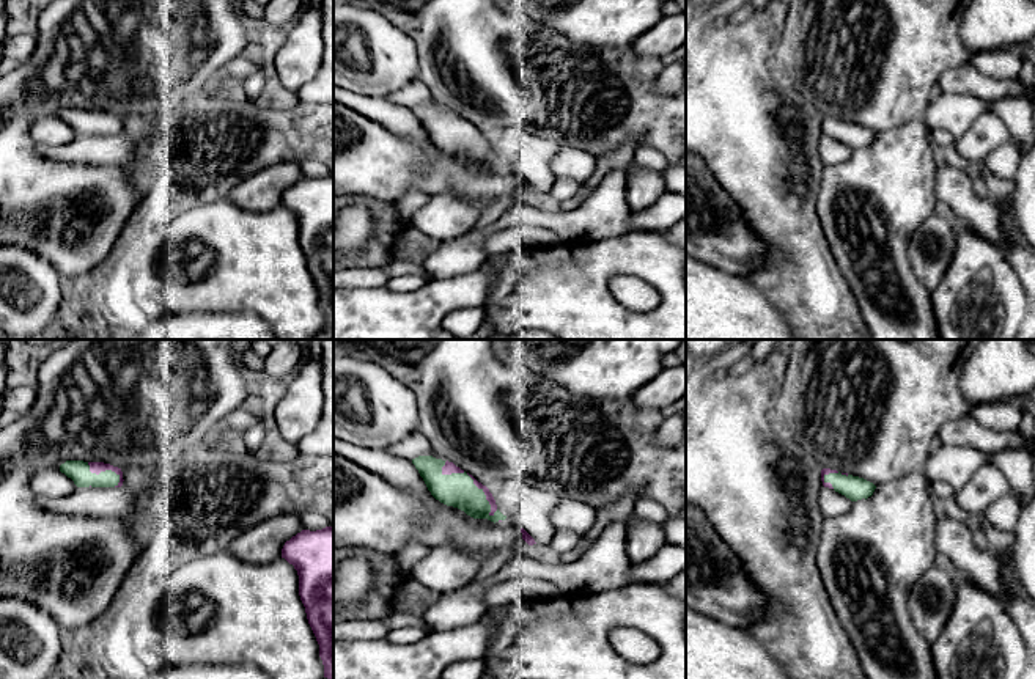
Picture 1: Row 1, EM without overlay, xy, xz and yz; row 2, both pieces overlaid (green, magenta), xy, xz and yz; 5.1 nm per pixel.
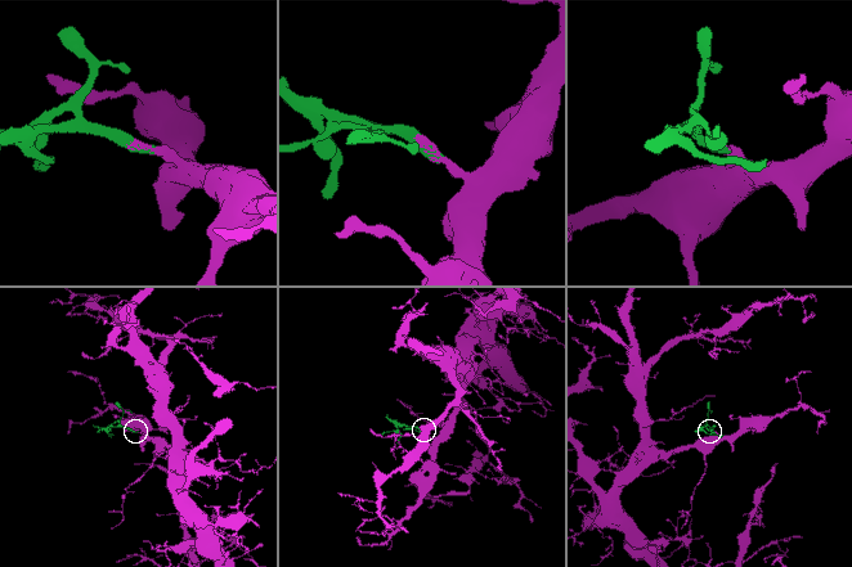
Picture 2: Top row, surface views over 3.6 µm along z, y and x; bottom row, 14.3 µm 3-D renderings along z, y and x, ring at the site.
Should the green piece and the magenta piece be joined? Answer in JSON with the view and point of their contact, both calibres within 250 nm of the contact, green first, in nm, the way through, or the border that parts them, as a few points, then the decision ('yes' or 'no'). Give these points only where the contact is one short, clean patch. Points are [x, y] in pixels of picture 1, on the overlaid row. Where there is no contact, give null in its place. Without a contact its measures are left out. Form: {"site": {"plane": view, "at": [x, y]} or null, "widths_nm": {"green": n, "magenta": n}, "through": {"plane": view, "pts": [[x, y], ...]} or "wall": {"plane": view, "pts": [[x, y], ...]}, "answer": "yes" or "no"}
{"site": {"plane": "xz", "at": [471, 478]}, "widths_nm": {"green": 170, "magenta": 40}, "answer": "yes"}

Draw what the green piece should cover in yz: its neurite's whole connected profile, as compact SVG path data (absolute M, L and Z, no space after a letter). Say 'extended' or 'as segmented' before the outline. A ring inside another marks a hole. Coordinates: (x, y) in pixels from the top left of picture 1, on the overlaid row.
extended; M823 468L821 481L824 487L834 489L851 501L868 498L873 495L876 486L864 478L840 473L837 470Z

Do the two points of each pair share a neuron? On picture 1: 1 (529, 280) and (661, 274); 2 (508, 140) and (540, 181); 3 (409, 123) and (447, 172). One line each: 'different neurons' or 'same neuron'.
1: same neuron
2: same neuron
3: different neurons

